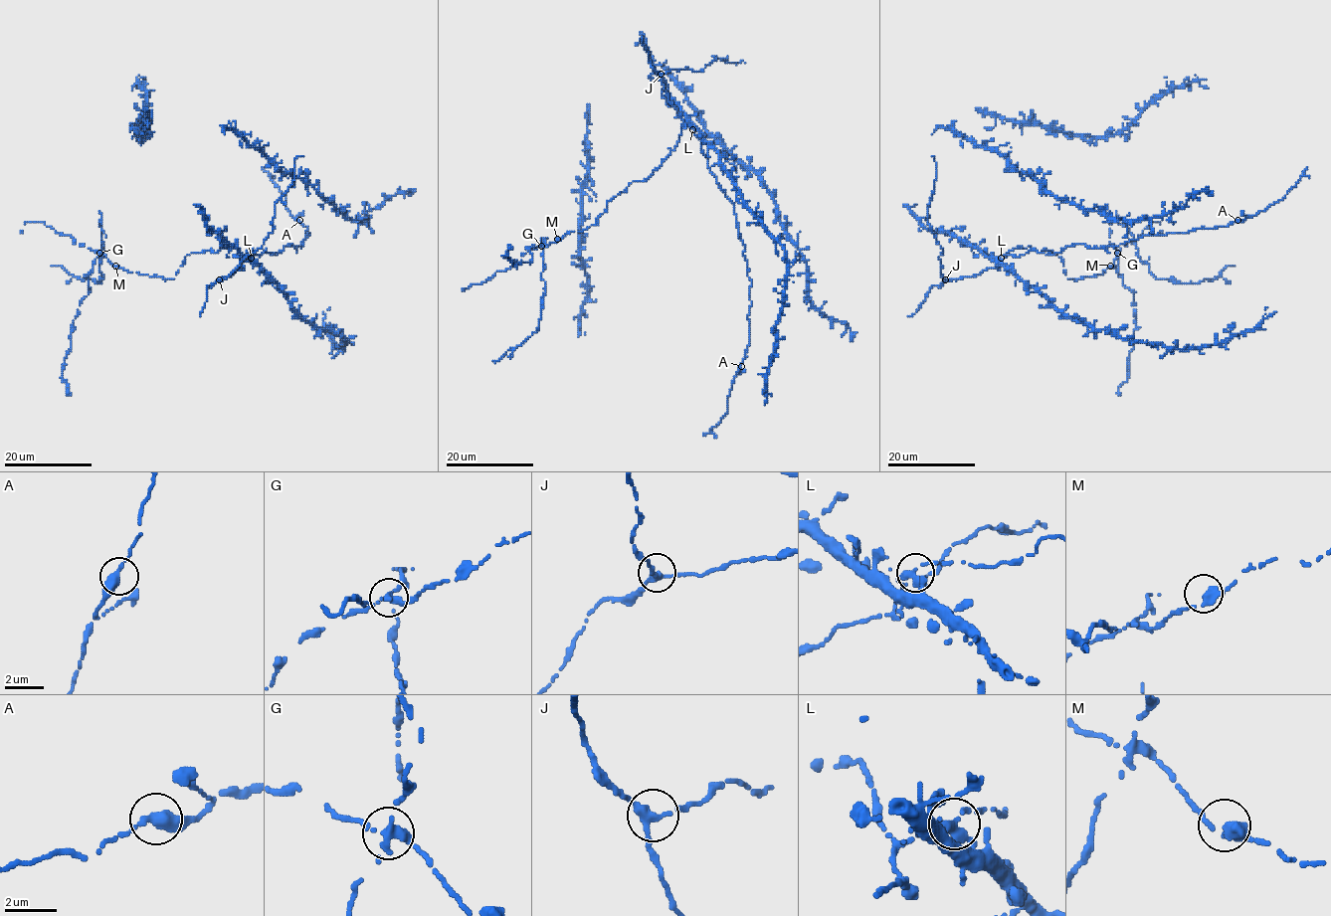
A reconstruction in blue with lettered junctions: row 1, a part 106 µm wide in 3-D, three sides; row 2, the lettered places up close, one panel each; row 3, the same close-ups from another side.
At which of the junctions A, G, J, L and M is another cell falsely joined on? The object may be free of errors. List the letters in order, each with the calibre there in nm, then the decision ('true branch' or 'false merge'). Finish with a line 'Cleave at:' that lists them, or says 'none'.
A: 340 nm thick; true branch
G: 300 nm thick; false merge
J: 240 nm thick; true branch
L: 280 nm thick; true branch
M: 400 nm thick; true branch
Cleave at: G

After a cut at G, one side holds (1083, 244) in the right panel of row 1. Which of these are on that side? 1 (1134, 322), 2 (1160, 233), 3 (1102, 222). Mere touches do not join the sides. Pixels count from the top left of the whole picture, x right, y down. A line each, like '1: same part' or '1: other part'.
1: other part
2: same part
3: same part

